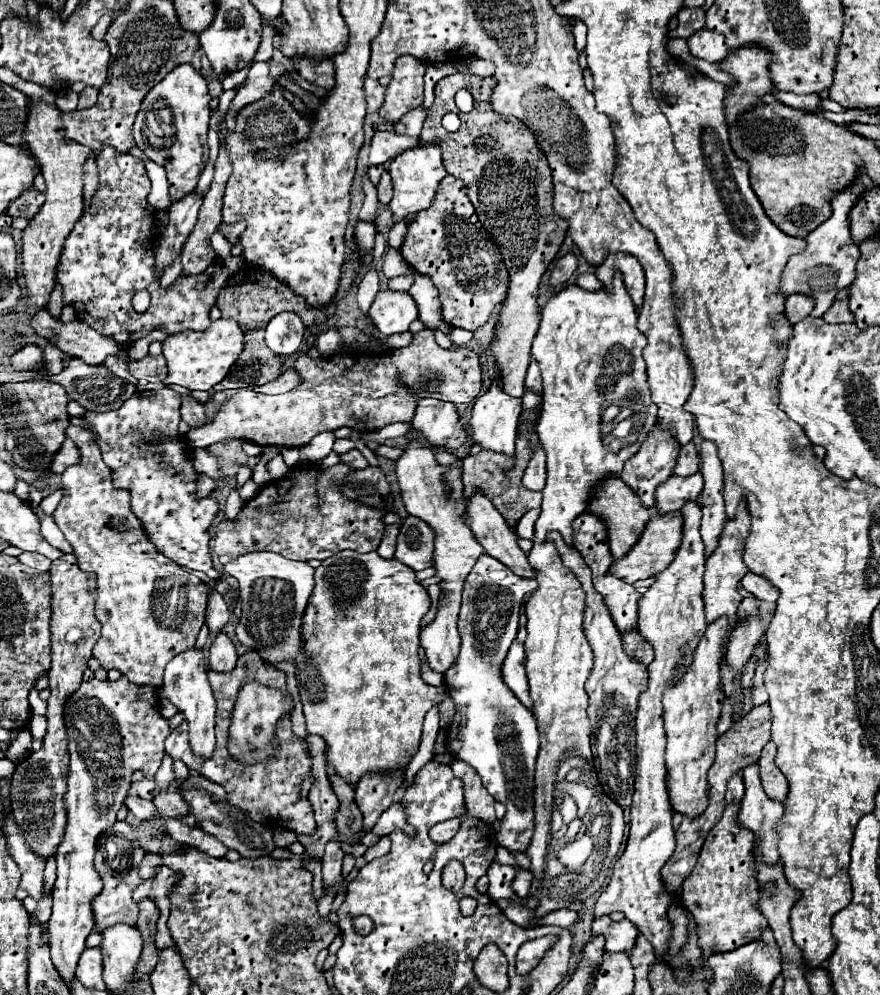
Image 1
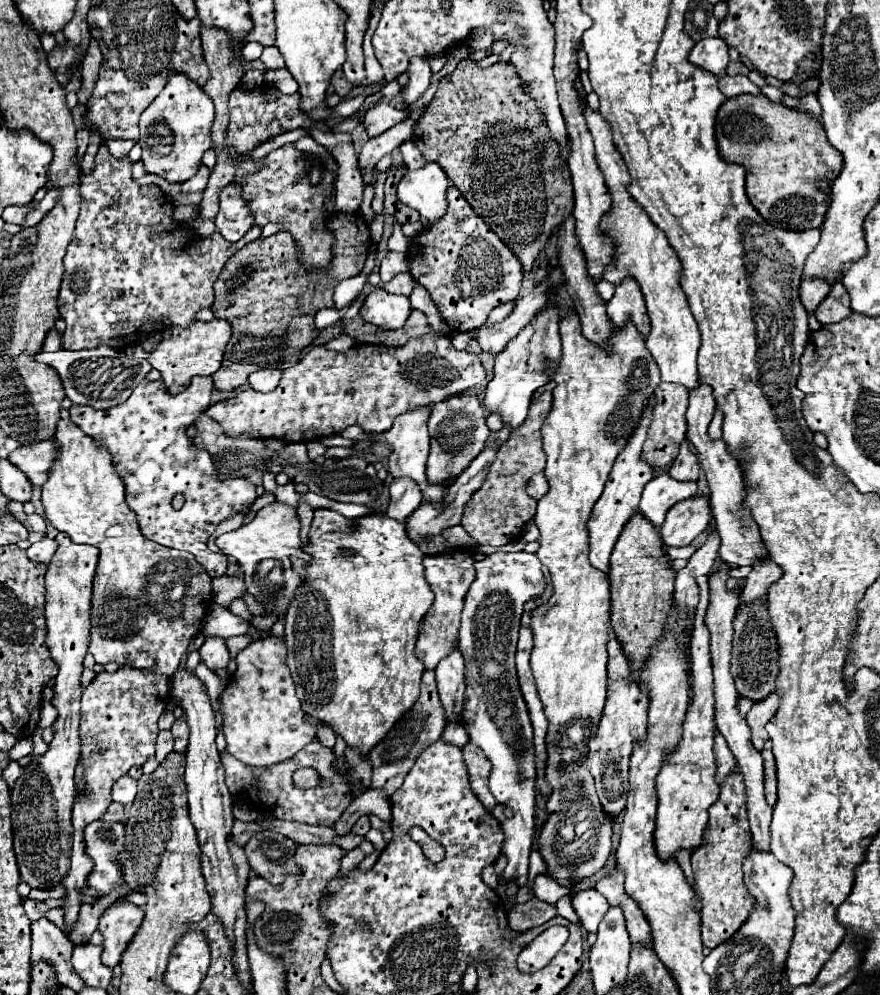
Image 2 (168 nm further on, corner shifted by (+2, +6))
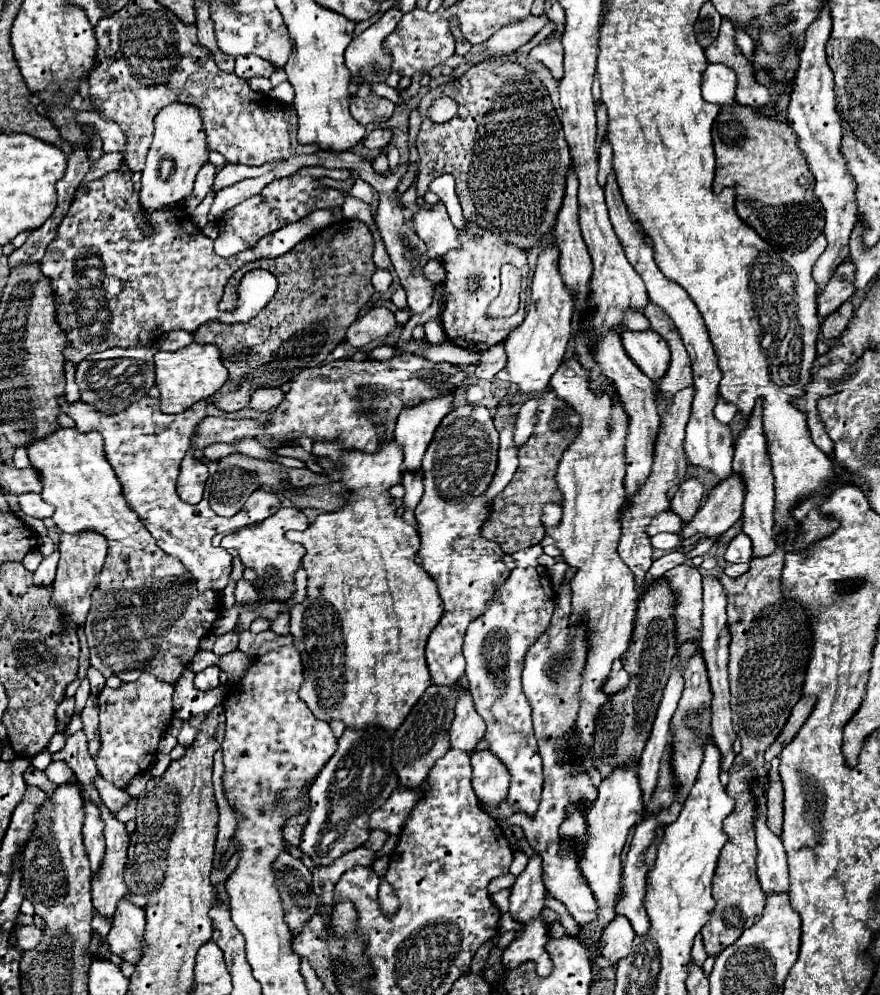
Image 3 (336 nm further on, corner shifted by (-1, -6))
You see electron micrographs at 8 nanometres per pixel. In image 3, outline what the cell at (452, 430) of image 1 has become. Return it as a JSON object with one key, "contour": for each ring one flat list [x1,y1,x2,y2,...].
{"contour":[[466,405,452,409,436,429,436,435,422,459,422,473,424,473,424,495,420,503,416,505,414,517,418,521,420,531,420,549,418,555,422,557,424,571,436,581,440,597,444,601,444,615,440,623,430,633,428,645,426,645,426,661,432,675,434,685,452,685,458,683,464,675,464,655,462,655,462,643,464,633,468,629,468,623,472,619,478,619,486,605,496,597,498,583,508,579,510,569,504,565,502,557,506,555,496,541,484,539,480,535,482,525,492,513,492,501,484,501,482,495,488,489,488,483,492,481,492,475,496,473,496,459,498,459,498,431,494,427,492,415,482,405]]}

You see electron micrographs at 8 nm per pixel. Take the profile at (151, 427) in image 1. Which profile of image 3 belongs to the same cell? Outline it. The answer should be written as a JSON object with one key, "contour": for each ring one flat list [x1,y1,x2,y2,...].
{"contour":[[148,395,132,403,128,409,112,415,104,415,96,411,96,407,90,407,88,403,82,401,68,403,66,397,60,397,58,403,60,409,74,419,78,431,102,433,104,455,122,485,126,503,130,503,132,511,146,525,150,535,156,539,158,547,162,547,168,555,176,557,194,575,200,593,208,589,222,591,230,581,232,555,226,549,216,549,212,545,212,537,216,533,230,533,238,527,270,517,272,513,276,513,276,509,282,507,282,499,276,493,258,489,250,495,240,513,226,519,212,513,208,505,208,493,198,505,184,503,178,497,176,479,180,461,190,449,190,437,196,425,200,423,200,419,206,417,206,401,200,401,192,405,188,411,178,415,164,415,158,407,158,399,152,399]]}

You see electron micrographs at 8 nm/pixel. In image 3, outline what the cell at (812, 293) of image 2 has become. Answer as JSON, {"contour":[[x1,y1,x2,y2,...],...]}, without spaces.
{"contour":[[844,261,832,275,828,287,818,295,818,317,824,319,828,313,834,313,844,301,854,295,854,267,852,261]]}

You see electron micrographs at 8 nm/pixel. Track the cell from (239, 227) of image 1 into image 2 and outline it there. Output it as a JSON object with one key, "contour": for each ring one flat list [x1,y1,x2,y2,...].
{"contour":[[229,185,221,191,221,209,215,217,215,227,231,243,239,241,253,227,253,217,249,215,239,187]]}

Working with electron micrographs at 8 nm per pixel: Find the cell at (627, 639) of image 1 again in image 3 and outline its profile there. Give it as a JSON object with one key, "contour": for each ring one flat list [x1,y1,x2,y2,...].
{"contour":[[616,659,616,663,612,665,612,671,608,675,608,679,604,681,604,691,608,695,612,695,612,693,618,693,624,685,628,685,628,673,624,671,620,659]]}

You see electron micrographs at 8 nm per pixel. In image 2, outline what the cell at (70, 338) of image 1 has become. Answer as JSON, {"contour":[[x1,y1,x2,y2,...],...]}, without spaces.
{"contour":[[53,327,53,331,49,331,49,335,45,337,43,351,57,351,57,349,61,349,61,347,63,347,61,341,63,341,63,333]]}

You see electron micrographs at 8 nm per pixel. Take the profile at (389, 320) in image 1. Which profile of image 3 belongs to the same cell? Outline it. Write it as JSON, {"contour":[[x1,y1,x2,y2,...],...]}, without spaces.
{"contour":[[374,307,368,313,364,313,360,319,356,319,352,327,348,327,346,343,354,349,360,349,372,343,374,339,388,335,394,327,396,327,394,313,386,307]]}

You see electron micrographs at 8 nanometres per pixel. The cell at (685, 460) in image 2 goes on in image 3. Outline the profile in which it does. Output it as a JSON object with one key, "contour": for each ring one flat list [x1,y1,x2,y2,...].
{"contour":[[686,479,684,483,680,483,672,499,672,511,676,511,676,515,680,515,684,523,690,523,692,515,696,515,696,511,700,509,702,493,704,489,698,479]]}

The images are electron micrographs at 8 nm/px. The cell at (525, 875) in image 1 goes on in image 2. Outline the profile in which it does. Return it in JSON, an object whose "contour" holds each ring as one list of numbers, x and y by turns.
{"contour":[[537,875,535,881,533,881,533,893,541,901,557,903,557,899,561,899,563,895,569,895,571,889,569,887,561,887,555,879,551,879,547,875]]}

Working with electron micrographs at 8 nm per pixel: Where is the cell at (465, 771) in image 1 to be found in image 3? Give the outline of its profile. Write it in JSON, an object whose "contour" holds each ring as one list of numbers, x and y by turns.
{"contour":[[476,751,472,755,472,787,476,797,492,807,498,807,508,793,508,769,490,751]]}

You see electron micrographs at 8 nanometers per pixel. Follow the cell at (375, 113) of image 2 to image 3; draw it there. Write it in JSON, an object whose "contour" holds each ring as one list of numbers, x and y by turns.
{"contour":[[376,129,376,131,370,131,362,143,368,149,382,149,390,143,390,139,392,139,392,133,388,129]]}

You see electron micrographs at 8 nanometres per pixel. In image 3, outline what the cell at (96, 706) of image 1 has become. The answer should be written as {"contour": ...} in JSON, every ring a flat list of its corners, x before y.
{"contour":[[142,673,138,681,124,683,118,689,104,687,98,695,102,747,96,759,96,767,100,775,114,783,118,789,124,789,134,775,142,773,142,769,146,771,154,763,158,741,174,717,172,693,172,685,158,681,150,673]]}

